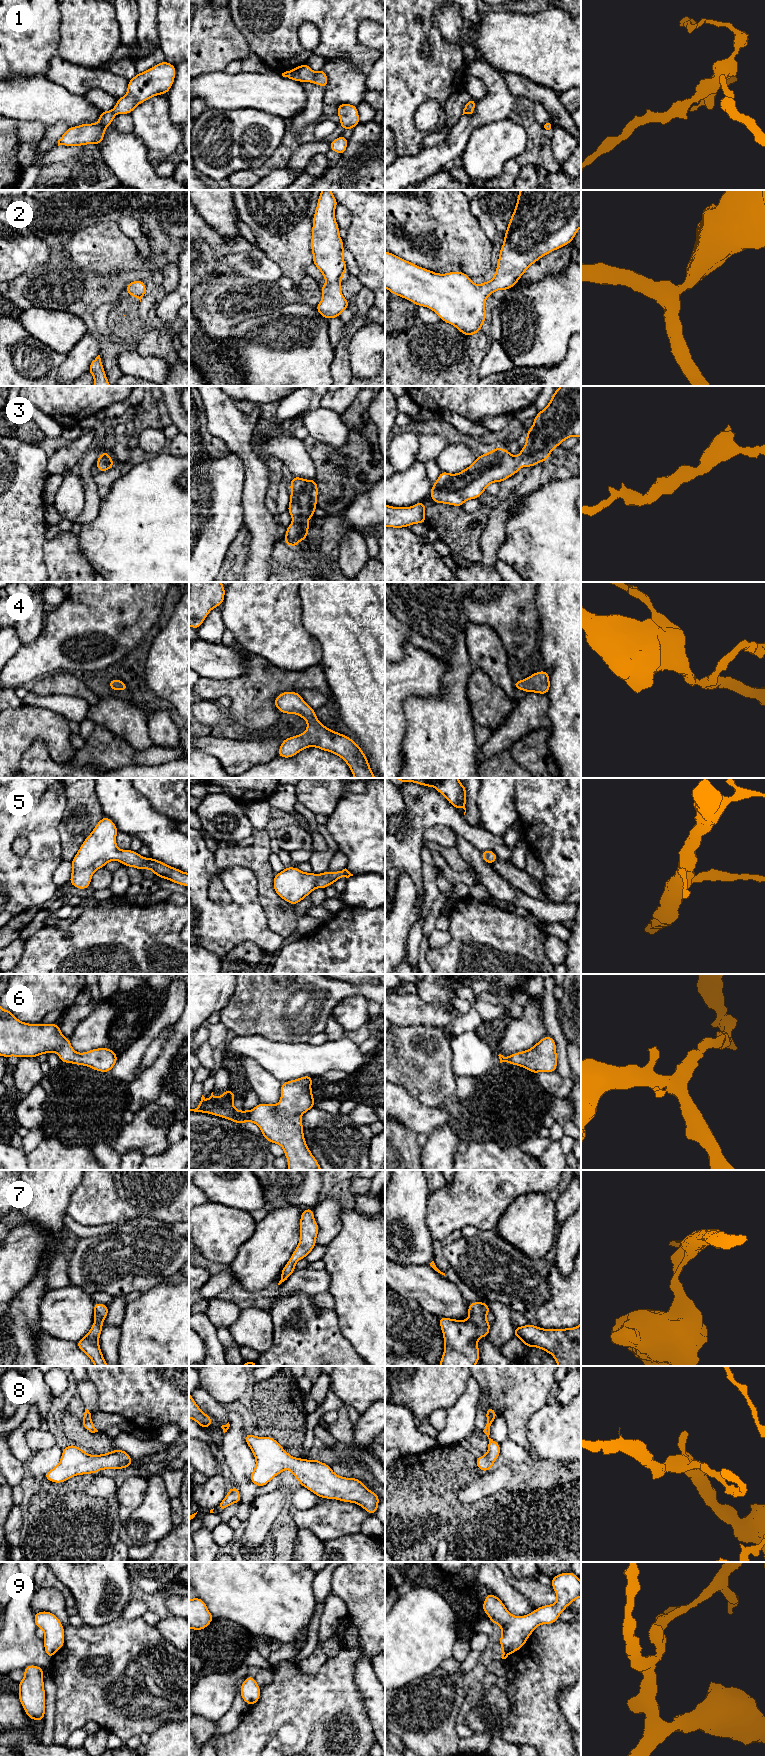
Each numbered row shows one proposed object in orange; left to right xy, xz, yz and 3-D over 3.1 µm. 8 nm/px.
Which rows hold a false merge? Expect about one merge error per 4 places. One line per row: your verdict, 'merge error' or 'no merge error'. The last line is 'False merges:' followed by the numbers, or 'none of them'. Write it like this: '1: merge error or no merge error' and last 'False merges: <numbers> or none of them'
1: no merge error
2: no merge error
3: no merge error
4: no merge error
5: no merge error
6: no merge error
7: no merge error
8: no merge error
9: no merge error
False merges: none of them

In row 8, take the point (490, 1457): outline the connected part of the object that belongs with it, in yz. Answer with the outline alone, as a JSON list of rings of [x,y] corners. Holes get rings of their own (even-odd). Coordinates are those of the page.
[[[492,1407],[486,1409],[487,1421],[483,1432],[487,1435],[489,1439],[488,1452],[485,1455],[476,1458],[476,1467],[481,1469],[483,1472],[487,1472],[488,1470],[492,1469],[493,1463],[501,1454],[500,1444],[489,1437],[491,1425],[497,1416],[498,1415],[496,1414],[495,1410]]]

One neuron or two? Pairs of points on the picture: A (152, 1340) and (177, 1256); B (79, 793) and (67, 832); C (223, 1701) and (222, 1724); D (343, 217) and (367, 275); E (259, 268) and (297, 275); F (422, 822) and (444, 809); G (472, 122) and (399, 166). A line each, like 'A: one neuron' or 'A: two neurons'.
A: two neurons
B: one neuron
C: two neurons
D: two neurons
E: two neurons
F: one neuron
G: one neuron

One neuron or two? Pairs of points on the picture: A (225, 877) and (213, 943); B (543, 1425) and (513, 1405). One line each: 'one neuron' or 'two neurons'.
A: one neuron
B: two neurons

